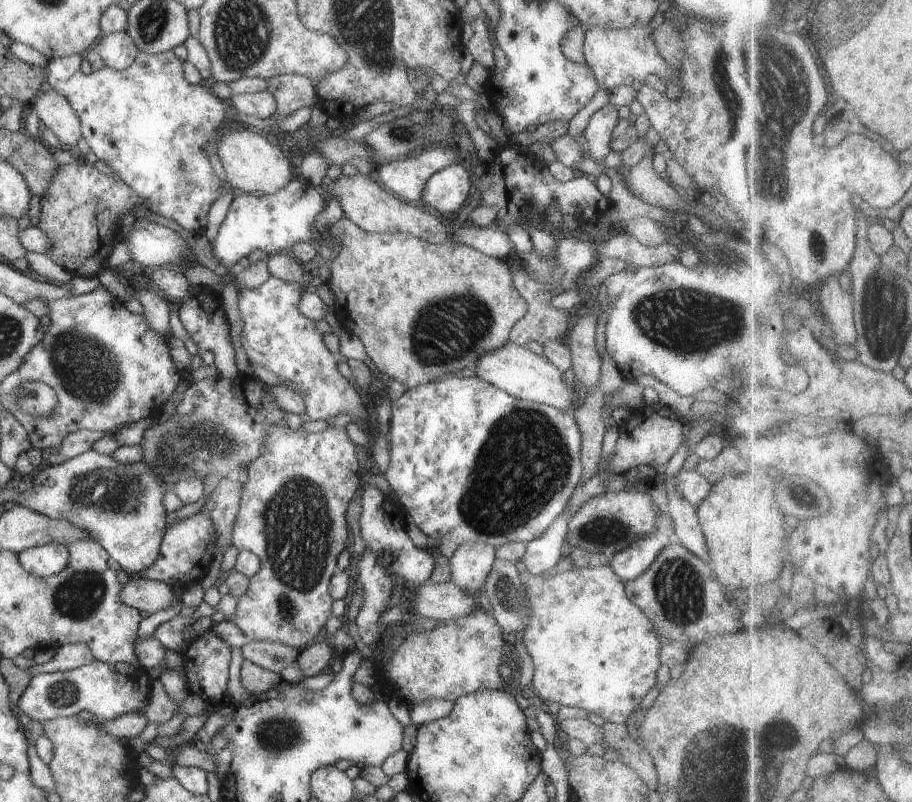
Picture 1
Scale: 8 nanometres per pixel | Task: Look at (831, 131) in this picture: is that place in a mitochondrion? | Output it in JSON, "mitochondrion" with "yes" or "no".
{"mitochondrion":"no"}

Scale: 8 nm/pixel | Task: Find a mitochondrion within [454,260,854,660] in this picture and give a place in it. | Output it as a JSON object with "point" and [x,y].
{"point":[507,488]}

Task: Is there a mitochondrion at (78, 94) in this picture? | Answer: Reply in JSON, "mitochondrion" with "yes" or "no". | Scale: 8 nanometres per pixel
{"mitochondrion":"no"}

